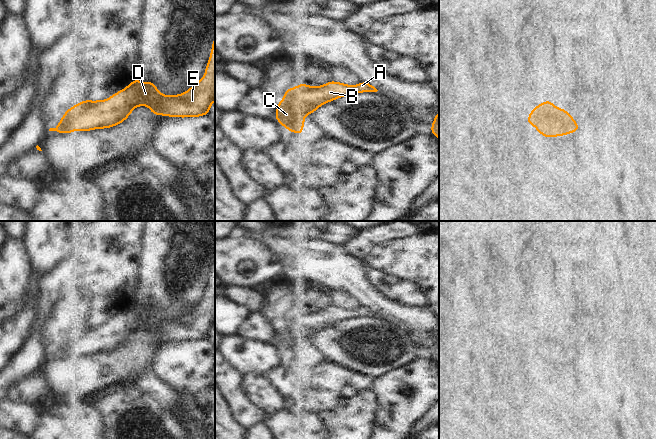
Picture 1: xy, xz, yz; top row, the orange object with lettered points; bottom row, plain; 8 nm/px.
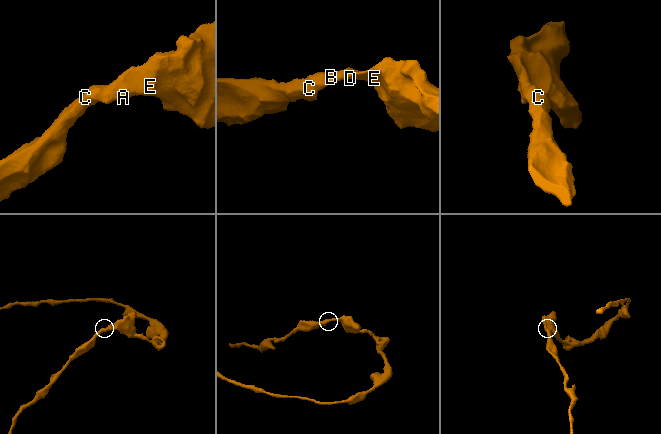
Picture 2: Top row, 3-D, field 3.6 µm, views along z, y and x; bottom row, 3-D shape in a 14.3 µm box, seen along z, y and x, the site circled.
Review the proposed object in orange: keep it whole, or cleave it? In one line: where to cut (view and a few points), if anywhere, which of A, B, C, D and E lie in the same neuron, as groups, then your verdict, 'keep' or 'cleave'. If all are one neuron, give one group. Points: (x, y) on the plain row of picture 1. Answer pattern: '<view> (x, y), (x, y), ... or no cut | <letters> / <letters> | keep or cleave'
no cut | A B C D E | keep

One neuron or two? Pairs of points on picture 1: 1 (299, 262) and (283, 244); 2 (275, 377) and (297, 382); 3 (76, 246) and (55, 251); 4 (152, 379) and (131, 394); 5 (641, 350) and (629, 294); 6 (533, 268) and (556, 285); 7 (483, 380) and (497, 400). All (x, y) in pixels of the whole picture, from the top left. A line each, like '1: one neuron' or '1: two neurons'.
1: one neuron
2: one neuron
3: one neuron
4: two neurons
5: one neuron
6: two neurons
7: one neuron

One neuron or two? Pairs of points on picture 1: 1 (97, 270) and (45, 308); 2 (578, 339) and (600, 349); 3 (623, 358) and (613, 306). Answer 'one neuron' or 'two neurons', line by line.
1: two neurons
2: one neuron
3: one neuron

